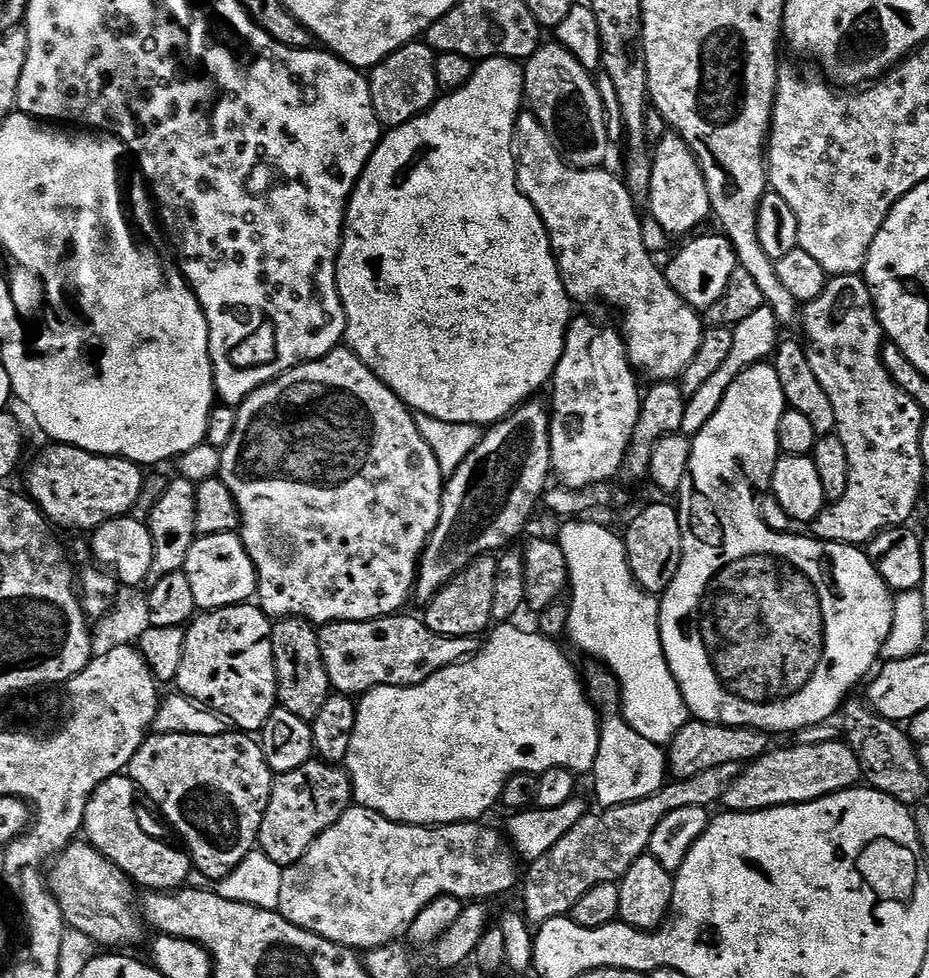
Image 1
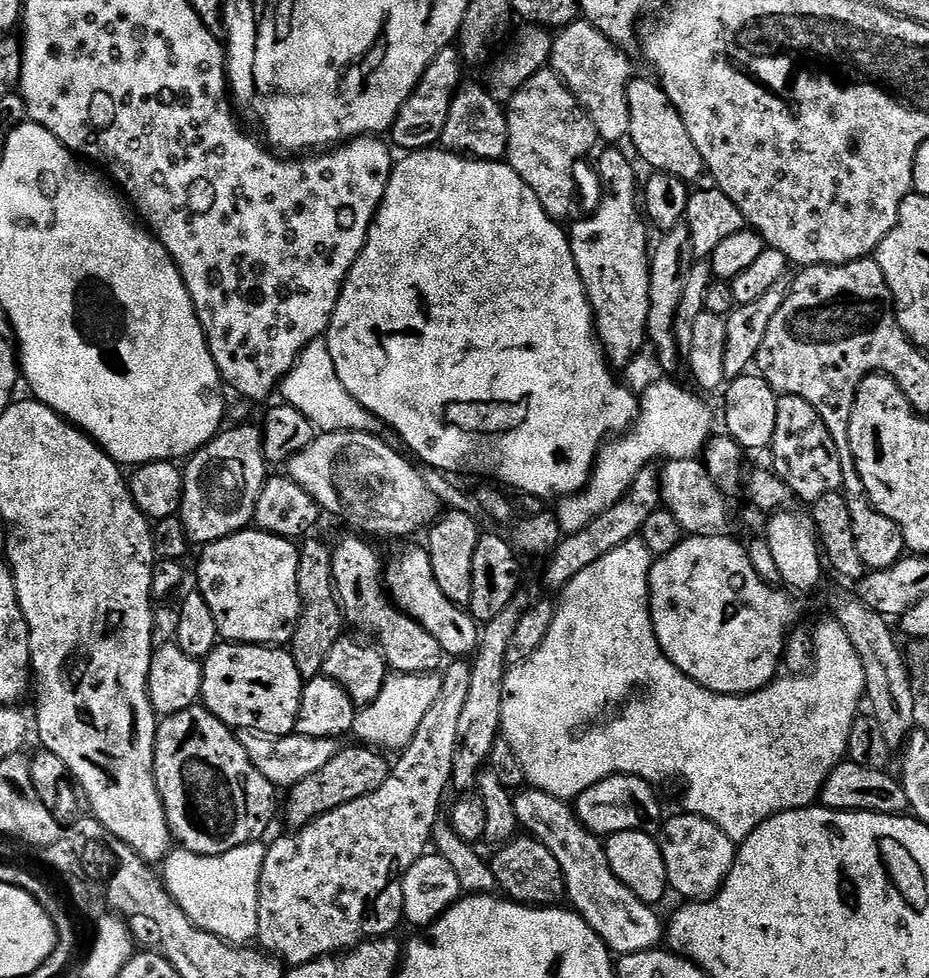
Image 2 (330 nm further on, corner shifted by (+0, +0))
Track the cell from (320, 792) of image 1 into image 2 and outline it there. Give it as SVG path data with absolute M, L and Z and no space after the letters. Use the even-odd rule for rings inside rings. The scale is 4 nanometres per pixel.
M341 747L339 754L330 758L330 762L322 766L322 770L302 778L302 782L287 789L288 801L285 804L283 801L282 816L288 819L289 829L304 828L314 818L322 814L330 814L330 810L338 810L346 806L346 802L354 802L366 794L374 794L374 790L378 790L378 786L386 782L390 771L389 761L384 761L375 747L356 747L360 748Z

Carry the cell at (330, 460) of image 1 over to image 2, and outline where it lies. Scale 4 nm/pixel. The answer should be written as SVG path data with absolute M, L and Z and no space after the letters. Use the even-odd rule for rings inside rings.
M427 547L408 548L401 554L397 564L389 563L386 568L386 587L393 604L419 622L434 637L434 642L438 642L445 657L468 658L475 653L480 641L481 625L467 607L450 602L450 598L442 594L434 578L434 566L430 566Z

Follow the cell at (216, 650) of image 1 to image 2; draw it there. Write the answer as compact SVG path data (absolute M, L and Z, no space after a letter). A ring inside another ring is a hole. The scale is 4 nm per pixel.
M221 642L202 661L203 707L233 730L253 728L271 736L295 733L298 706L306 683L294 666L291 651L284 646Z

